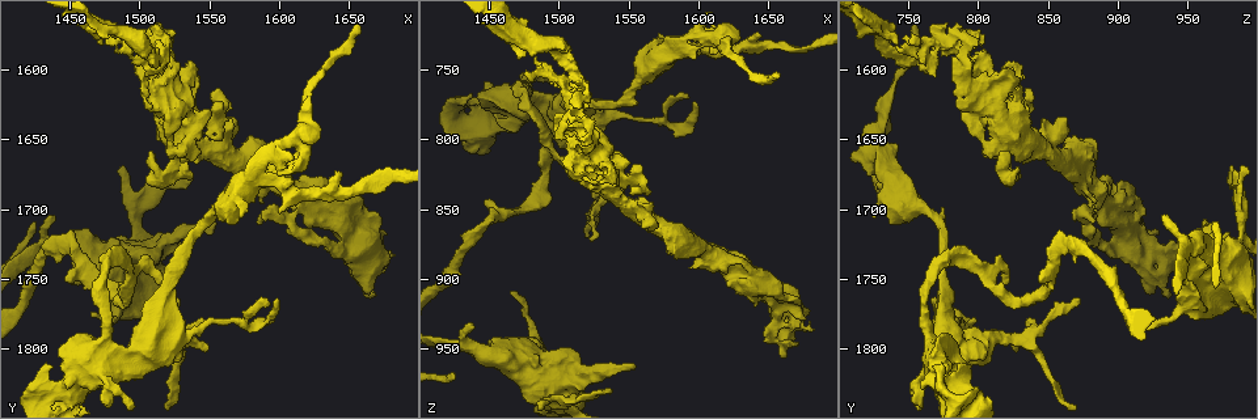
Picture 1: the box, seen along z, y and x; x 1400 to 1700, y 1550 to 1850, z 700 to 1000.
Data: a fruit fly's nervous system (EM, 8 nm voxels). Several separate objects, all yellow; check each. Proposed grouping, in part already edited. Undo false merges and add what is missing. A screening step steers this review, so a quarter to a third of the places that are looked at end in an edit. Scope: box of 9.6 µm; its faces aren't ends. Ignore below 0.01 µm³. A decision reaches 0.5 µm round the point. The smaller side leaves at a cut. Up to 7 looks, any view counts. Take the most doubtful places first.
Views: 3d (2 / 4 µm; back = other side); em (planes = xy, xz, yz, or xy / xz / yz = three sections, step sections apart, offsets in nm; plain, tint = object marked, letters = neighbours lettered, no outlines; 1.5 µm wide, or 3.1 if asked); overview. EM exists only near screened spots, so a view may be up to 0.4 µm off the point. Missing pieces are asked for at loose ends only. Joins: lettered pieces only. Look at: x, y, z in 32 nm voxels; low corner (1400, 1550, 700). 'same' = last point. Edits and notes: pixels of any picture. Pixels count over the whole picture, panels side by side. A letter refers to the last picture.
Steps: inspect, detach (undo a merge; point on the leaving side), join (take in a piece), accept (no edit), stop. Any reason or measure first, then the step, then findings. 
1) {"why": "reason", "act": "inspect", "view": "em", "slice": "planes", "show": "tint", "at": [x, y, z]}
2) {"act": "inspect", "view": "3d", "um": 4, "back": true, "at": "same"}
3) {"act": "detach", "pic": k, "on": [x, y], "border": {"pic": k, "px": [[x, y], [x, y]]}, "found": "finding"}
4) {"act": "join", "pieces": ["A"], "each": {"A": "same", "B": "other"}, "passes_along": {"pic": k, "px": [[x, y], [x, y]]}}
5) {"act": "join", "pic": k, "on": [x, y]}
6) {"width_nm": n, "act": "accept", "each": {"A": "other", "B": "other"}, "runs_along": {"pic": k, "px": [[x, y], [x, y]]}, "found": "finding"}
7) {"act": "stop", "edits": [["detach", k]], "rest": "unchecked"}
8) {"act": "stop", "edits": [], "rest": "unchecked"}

{"why": "a narrow waist", "act": "inspect", "view": "3d", "um": 4, "back": true, "at": [1610, 1710, 880]}

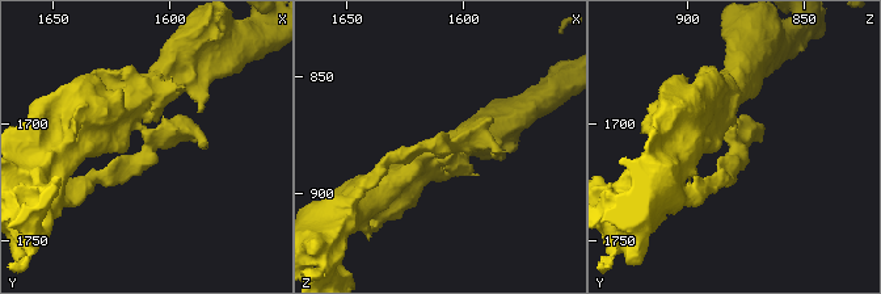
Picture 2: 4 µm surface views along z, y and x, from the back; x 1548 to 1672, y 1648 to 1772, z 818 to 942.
{"why": "need the tissue", "act": "inspect", "view": "em", "slice": "planes", "show": "plain", "at": [1609, 1709, 881]}

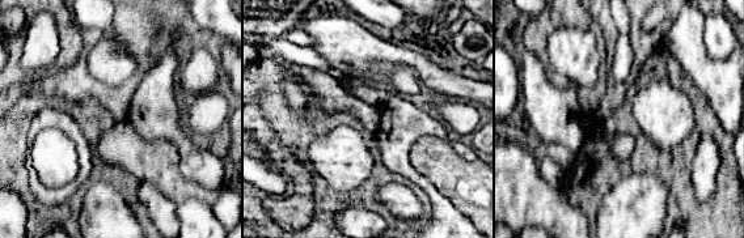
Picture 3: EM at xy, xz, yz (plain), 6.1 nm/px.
{"why": "what lies round it", "act": "inspect", "view": "em", "slice": "planes", "show": "letters", "at": "same"}

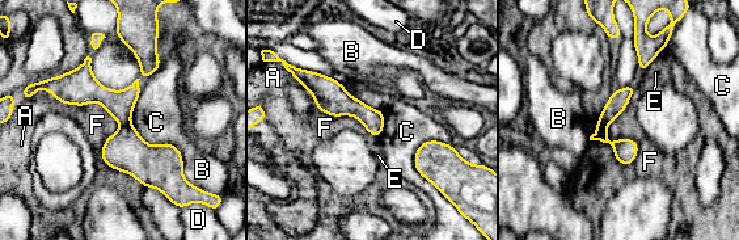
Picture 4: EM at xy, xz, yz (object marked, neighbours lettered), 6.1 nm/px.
{"longest_contact_nm": ["F", 400], "act": "accept", "each": {"A": "other", "B": "other", "C": "other", "D": "other", "E": "other", "F": "other"}, "border": {"pic": 4, "px": [[629, 102], [607, 126], [623, 165]]}, "found": "all the same neuron"}

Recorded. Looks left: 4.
{"why": "an open end", "act": "inspect", "view": "em", "slice": "xz", "step": 4, "show": "tint", "at": [1534, 1596, 824]}

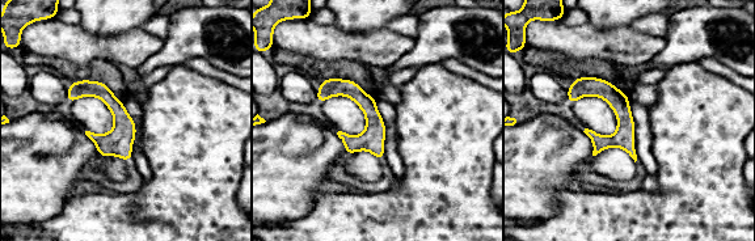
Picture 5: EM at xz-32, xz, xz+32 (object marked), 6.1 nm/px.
{"act": "inspect", "view": "em", "slice": "planes", "show": "letters", "at": "same"}

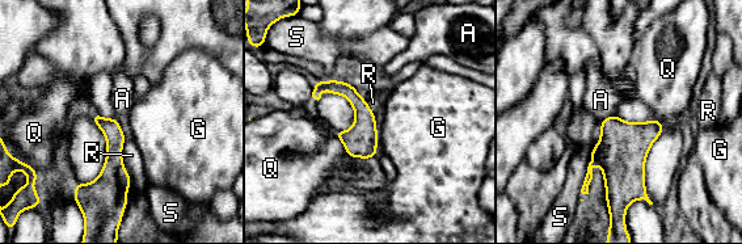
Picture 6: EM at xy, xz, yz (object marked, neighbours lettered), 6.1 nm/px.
{"act": "accept", "each": {"A": "other", "G": "other", "Q": "other", "R": "other", "S": "other"}, "found": "no lettered piece goes on from it"}

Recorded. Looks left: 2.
{"why": "sharp bend", "act": "inspect", "view": "3d", "um": 4, "at": [1574, 1782, 788]}

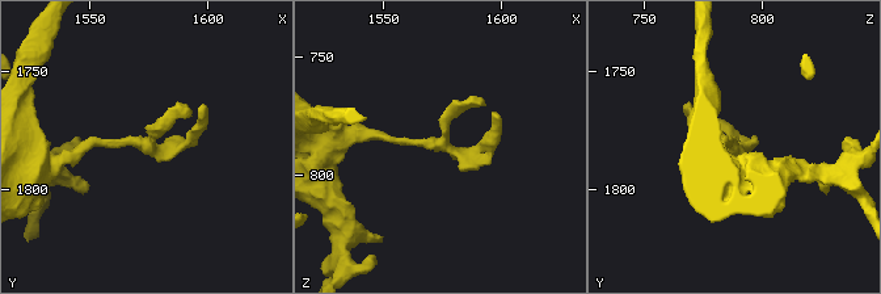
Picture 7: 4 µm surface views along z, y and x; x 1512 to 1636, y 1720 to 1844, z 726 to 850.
{"why": "shape alone is not enough", "act": "inspect", "view": "em", "slice": "planes", "show": "letters", "at": [1574, 1779, 785]}

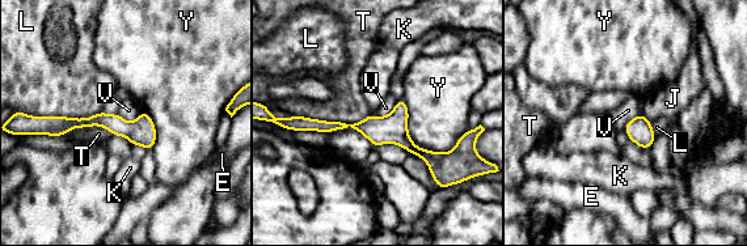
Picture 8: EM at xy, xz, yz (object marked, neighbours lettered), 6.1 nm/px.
{"width_nm": 160, "act": "accept", "each": {"E": "other", "J": "other", "K": "other", "L": "other", "T": "other", "V": "other", "Y": "other"}, "border": {"pic": 8, "px": [[640, 113], [625, 134], [649, 149]]}, "found": "all the same neuron"}

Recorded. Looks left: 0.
{"act": "stop", "edits": [], "rest": "unchecked"}

